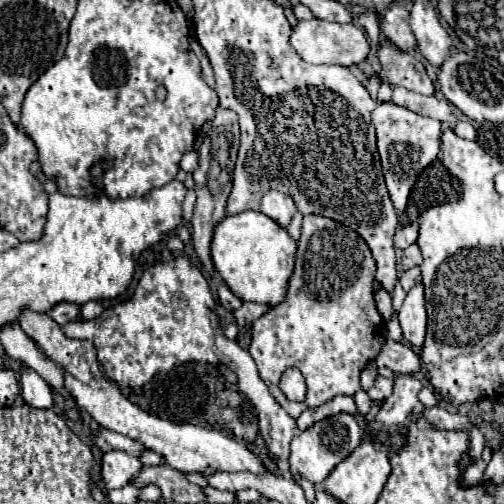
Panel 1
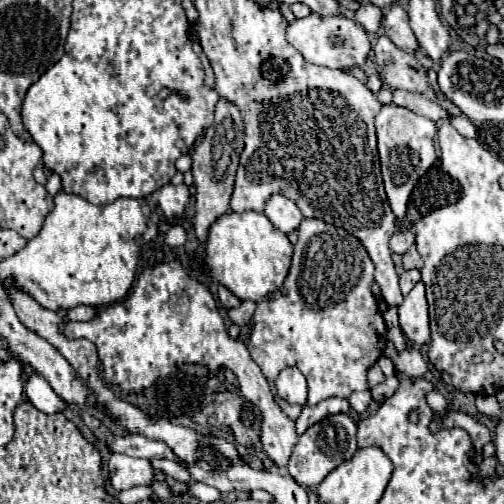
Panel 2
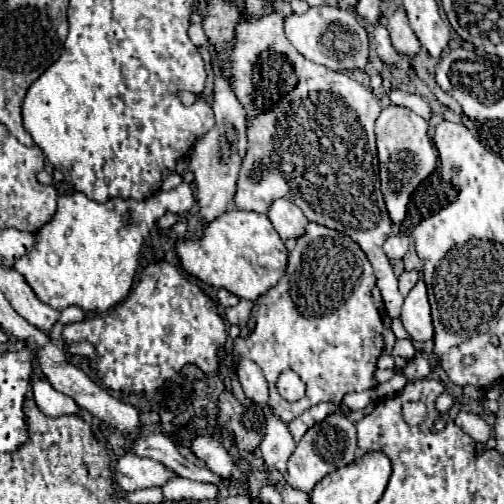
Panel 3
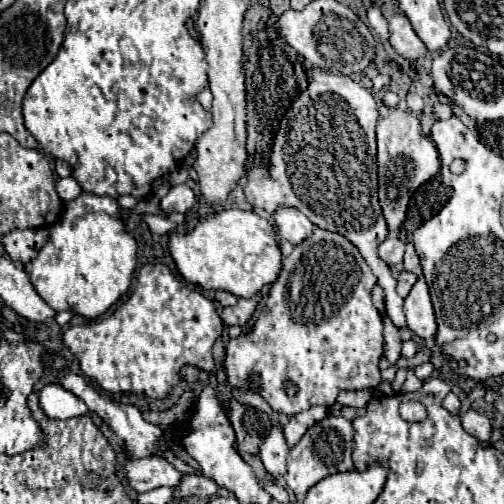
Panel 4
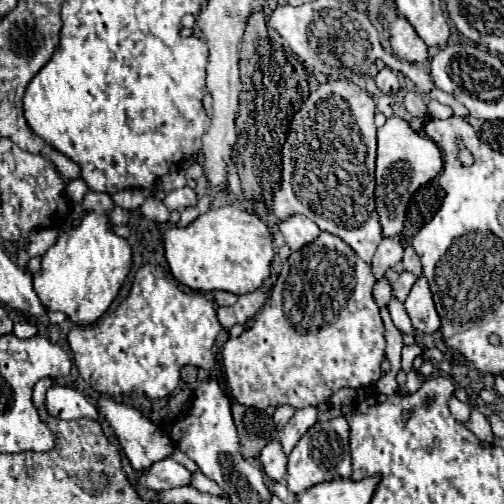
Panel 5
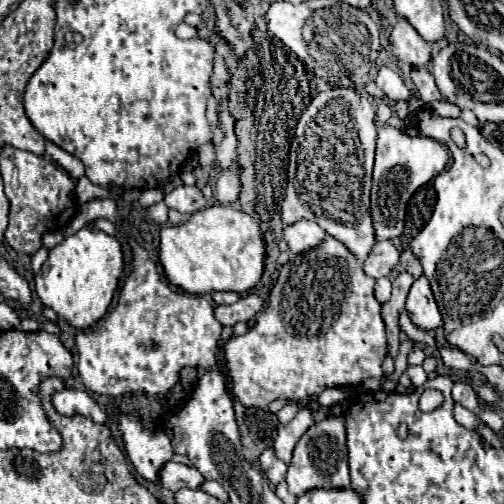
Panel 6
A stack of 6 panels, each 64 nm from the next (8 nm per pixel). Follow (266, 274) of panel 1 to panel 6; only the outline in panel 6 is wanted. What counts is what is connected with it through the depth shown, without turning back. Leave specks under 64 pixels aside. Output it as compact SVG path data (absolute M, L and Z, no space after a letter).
M222 204L198 210L178 226L162 226L158 250L166 278L190 294L208 294L218 290L242 294L258 284L266 258L258 222L242 210Z

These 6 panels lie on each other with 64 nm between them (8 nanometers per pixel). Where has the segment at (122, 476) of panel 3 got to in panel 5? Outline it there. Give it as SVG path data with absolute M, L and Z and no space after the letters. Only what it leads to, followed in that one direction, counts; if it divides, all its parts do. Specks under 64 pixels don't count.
M164 458L148 472L140 472L140 482L150 490L172 490L180 486L188 486L192 482L192 472L188 472L182 464L172 458Z

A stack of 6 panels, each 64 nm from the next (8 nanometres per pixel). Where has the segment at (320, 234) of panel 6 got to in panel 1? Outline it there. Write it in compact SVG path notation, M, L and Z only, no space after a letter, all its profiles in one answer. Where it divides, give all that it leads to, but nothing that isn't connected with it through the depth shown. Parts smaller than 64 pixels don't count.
M272 190L272 192L264 194L260 212L264 212L268 218L272 218L282 228L288 228L288 224L292 222L292 216L296 214L296 206L288 194Z

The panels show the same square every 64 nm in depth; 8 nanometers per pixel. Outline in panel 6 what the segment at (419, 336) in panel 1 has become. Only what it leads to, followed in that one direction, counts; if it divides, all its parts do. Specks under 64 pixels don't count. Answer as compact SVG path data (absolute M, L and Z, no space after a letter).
M422 274L418 280L414 280L408 300L406 300L406 312L414 326L422 330L436 330L442 326L442 316L438 310L438 304L432 296L428 278Z

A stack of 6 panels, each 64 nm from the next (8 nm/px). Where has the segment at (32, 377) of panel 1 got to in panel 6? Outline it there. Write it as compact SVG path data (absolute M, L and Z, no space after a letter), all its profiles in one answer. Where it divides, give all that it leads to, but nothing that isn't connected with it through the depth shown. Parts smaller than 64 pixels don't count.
M64 388L62 392L56 392L54 398L54 408L64 414L64 416L74 416L74 414L82 414L86 418L90 418L92 422L106 422L108 414L102 410L102 406L84 390L74 390L74 388Z

